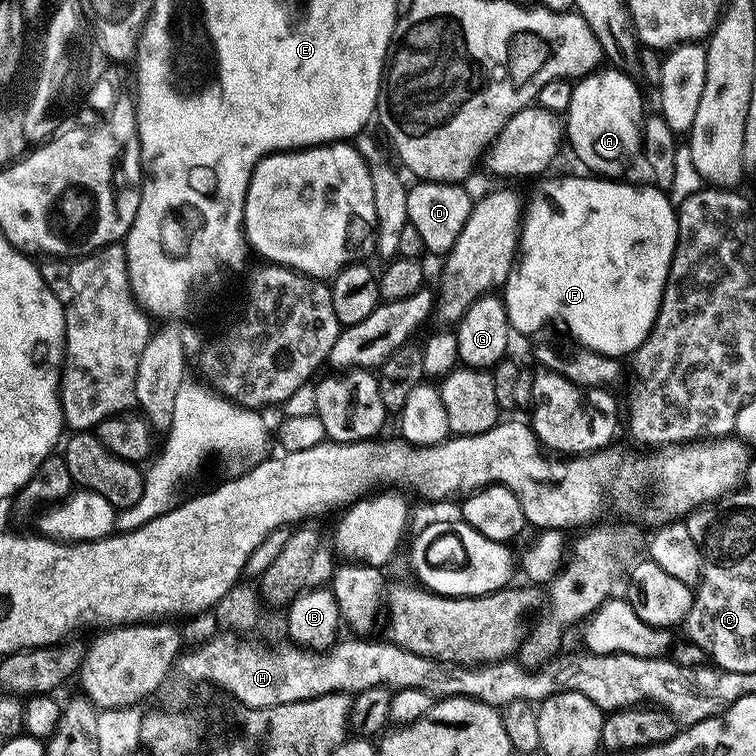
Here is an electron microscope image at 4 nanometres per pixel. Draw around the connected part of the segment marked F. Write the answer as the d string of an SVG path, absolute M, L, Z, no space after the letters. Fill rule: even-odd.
M588 178L592 180L552 180L544 184L532 196L532 204L527 205L522 217L522 243L518 249L516 263L508 276L506 285L506 303L508 306L508 323L520 332L540 332L543 324L552 324L561 320L572 331L572 336L583 347L595 350L605 358L629 355L630 350L642 346L644 337L652 329L652 321L660 309L662 285L668 280L668 261L674 258L676 249L676 212L668 212L670 200L655 186L648 188L620 188L621 181L616 178Z

